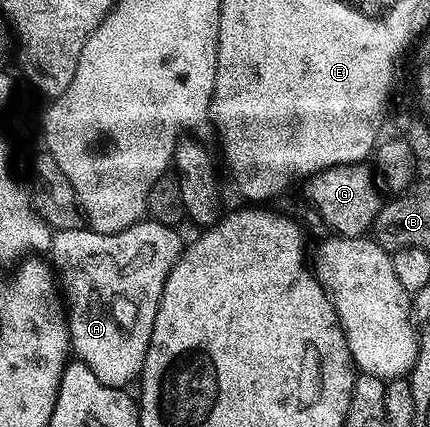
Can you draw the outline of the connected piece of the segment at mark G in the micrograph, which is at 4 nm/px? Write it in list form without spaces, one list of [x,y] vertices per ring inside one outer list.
[[[371,164],[335,165],[320,173],[313,173],[303,185],[309,203],[316,208],[317,215],[332,228],[329,230],[333,234],[341,237],[362,237],[371,230],[382,204],[382,189]]]

